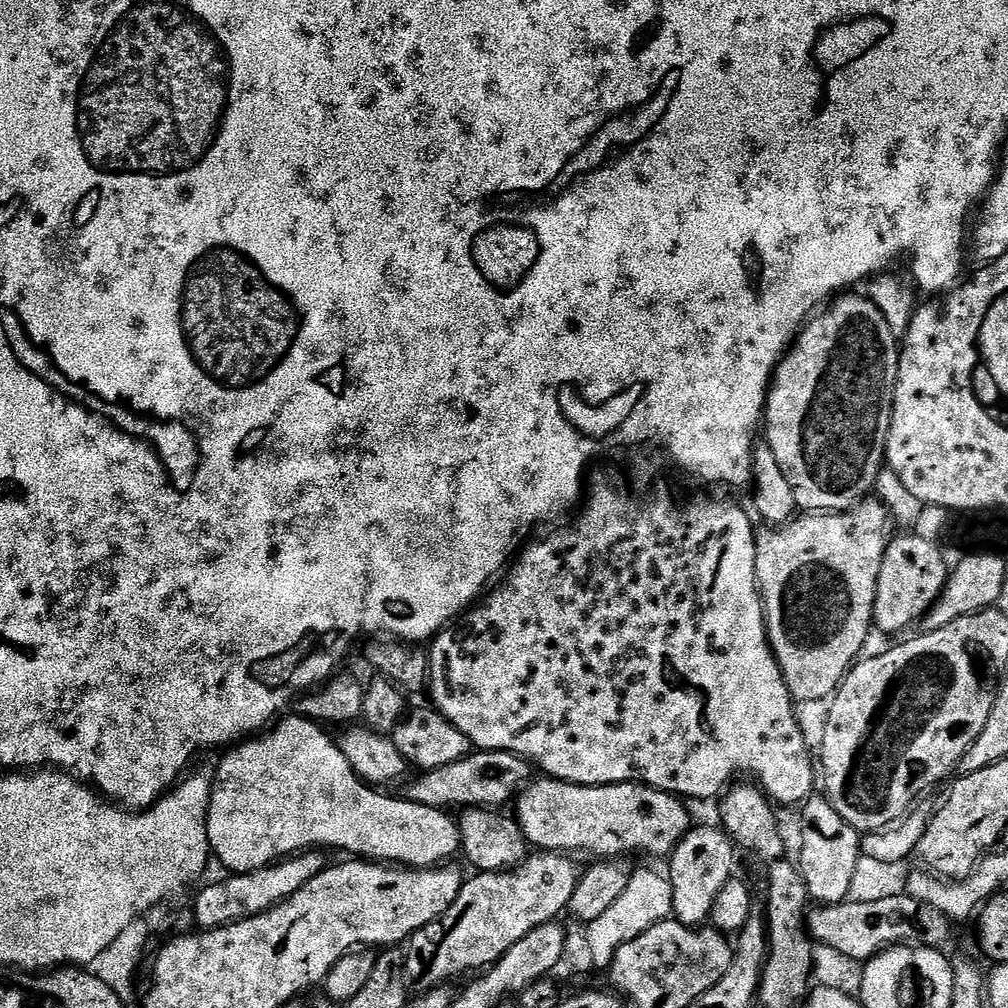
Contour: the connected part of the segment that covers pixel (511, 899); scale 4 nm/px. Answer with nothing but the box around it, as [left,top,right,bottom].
[405,850,581,990]

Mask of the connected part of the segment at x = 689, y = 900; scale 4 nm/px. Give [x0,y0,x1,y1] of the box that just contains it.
[671,827,737,925]

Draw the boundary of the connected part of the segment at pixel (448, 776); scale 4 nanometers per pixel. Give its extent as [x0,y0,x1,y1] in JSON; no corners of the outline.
[406,750,534,810]

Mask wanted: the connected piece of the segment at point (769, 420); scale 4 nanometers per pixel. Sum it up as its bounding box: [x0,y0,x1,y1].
[762,294,901,514]

